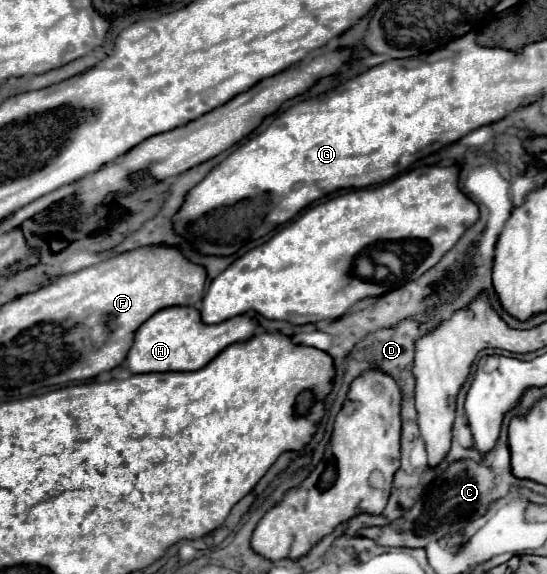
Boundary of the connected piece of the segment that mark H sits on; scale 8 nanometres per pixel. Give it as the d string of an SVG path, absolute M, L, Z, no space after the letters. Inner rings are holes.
M171 306L153 314L135 334L135 344L129 350L127 366L131 372L175 372L175 370L199 370L209 364L223 348L235 342L249 340L259 322L247 314L233 316L219 324L205 324L201 312L193 306Z

